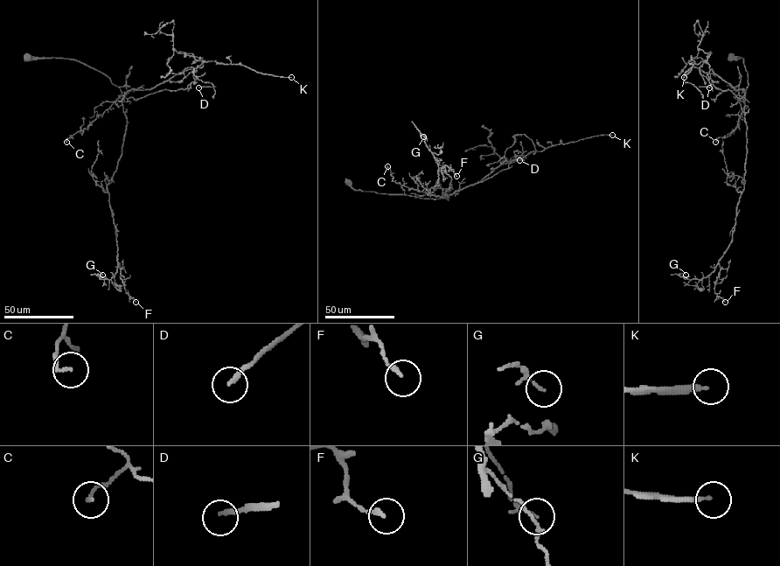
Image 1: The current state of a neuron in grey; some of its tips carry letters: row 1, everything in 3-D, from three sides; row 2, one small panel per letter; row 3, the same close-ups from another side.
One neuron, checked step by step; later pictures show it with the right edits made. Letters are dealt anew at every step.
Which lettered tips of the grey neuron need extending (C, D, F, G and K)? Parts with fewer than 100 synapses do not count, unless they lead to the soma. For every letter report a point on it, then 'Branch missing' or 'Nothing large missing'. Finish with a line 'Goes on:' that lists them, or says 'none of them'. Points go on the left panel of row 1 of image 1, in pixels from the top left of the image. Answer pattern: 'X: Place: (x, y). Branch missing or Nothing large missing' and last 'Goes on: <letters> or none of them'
C: Place: (66, 142). Nothing large missing
D: Place: (198, 87). Nothing large missing
F: Place: (135, 302). Nothing large missing
G: Place: (102, 275). Nothing large missing
K: Place: (291, 77). Branch missing
Goes on: K

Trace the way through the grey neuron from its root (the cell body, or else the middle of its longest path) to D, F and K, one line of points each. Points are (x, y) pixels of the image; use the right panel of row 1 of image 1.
D: (732, 59), (743, 59), (745, 95), (712, 69), (710, 77), (695, 67), (684, 74), (683, 81), (709, 87)
F: (732, 59), (742, 58), (748, 73), (747, 153), (732, 241), (719, 262), (714, 287), (725, 302)
K: (732, 59), (743, 59), (748, 73), (745, 95), (743, 90), (735, 89), (703, 61), (693, 64), (684, 77)

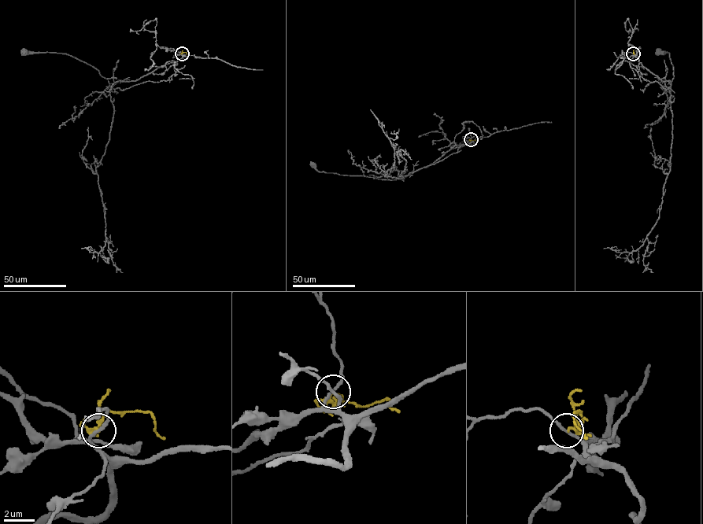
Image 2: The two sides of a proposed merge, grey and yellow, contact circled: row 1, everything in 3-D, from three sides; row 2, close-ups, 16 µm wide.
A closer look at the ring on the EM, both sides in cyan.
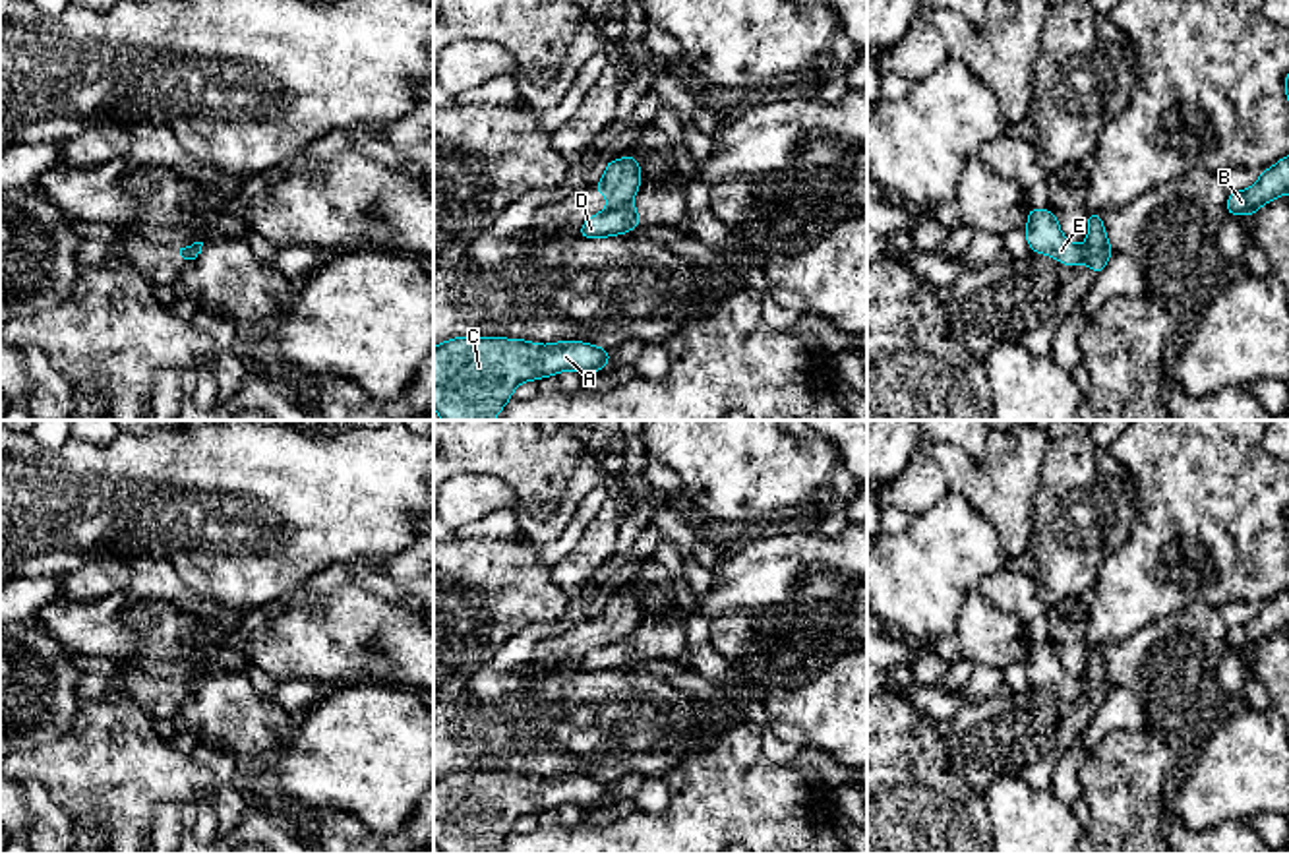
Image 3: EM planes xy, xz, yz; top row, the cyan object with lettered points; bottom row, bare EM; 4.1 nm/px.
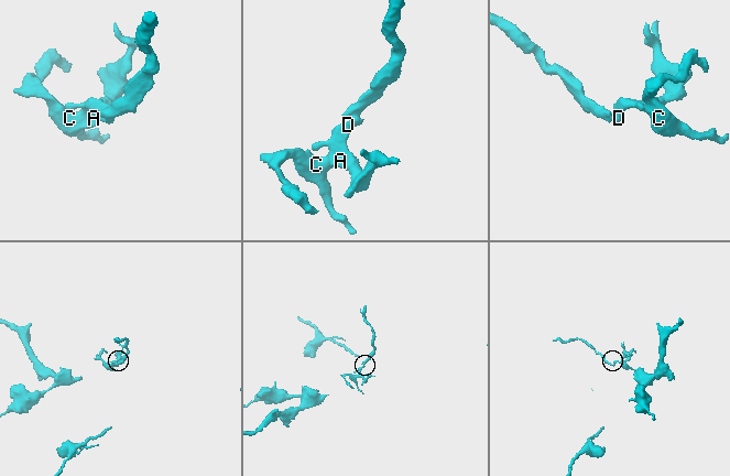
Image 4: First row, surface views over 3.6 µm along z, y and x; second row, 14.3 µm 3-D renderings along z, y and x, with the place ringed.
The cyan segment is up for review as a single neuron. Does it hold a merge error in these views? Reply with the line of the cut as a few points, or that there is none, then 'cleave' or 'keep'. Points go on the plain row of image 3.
cut xz (629, 634), (608, 643); cleave

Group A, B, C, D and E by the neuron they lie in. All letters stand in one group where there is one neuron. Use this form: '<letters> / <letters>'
A B C D / E

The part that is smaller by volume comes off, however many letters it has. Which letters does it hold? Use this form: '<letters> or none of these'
A, B, C, D

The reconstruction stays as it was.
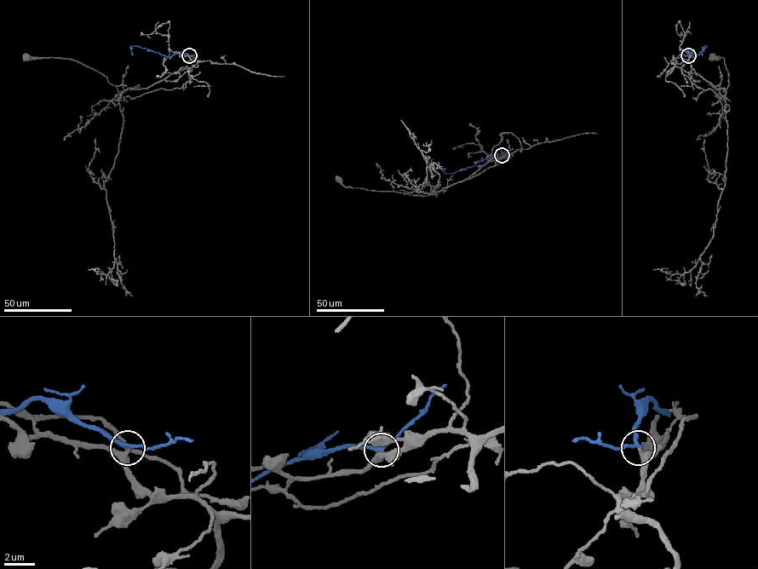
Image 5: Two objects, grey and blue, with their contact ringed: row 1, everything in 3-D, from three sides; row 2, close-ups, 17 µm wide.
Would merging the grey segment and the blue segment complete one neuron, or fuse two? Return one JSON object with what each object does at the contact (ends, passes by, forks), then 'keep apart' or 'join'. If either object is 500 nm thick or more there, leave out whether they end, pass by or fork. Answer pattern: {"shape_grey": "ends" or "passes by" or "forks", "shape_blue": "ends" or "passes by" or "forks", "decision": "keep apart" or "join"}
{"shape_grey": "passes by", "shape_blue": "passes by", "decision": "join"}

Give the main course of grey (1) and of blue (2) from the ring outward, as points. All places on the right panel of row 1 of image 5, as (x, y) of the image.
1: (687, 55), (686, 61), (696, 72), (715, 88), (724, 89), (725, 94), (729, 83), (724, 60), (713, 59)
2: (687, 55), (689, 52), (693, 57), (698, 55), (707, 46), (702, 50), (702, 55)

